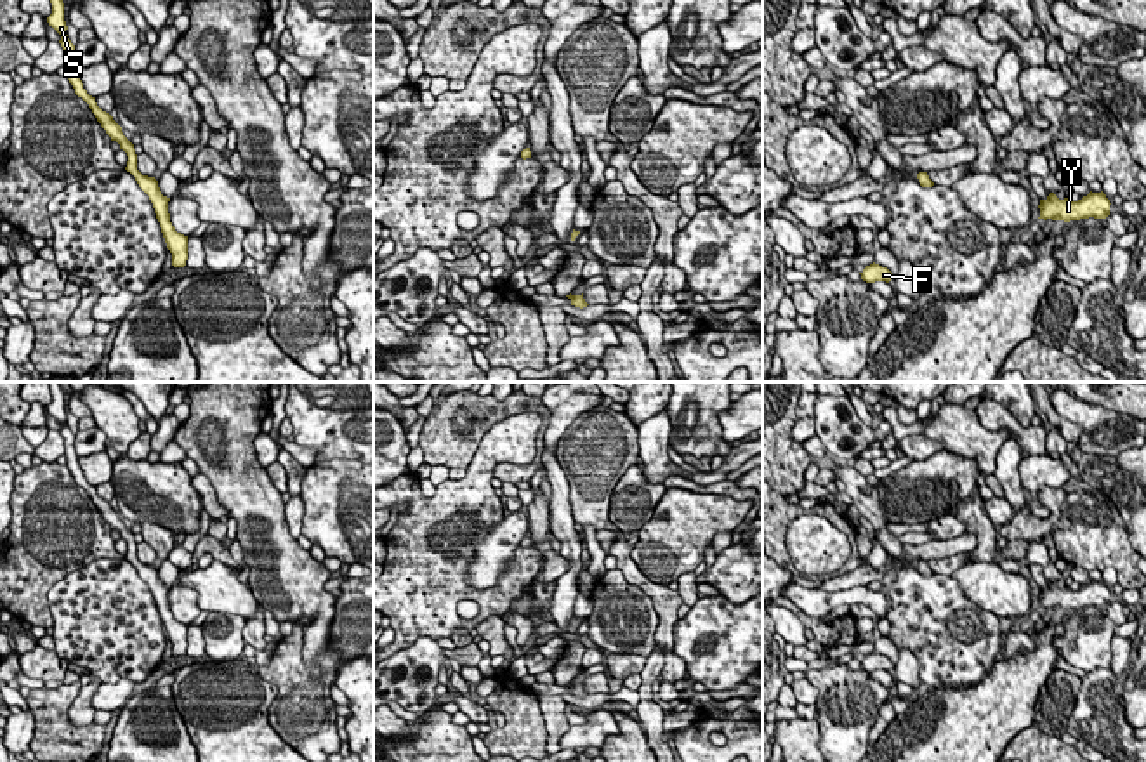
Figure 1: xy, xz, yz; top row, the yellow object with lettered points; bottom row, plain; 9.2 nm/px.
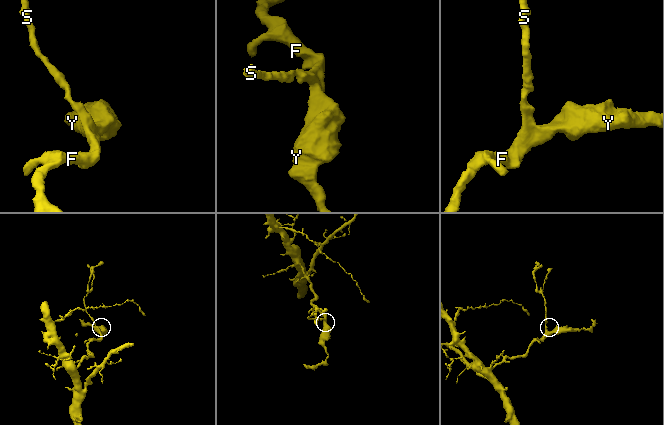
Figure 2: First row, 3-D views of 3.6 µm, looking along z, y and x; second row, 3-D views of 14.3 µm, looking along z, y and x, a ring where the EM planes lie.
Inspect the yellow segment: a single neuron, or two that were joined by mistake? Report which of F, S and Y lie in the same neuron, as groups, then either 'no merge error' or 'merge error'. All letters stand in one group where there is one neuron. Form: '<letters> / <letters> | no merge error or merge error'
F Y / S | merge error

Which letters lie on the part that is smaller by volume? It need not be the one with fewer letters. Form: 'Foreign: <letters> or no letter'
Foreign: S

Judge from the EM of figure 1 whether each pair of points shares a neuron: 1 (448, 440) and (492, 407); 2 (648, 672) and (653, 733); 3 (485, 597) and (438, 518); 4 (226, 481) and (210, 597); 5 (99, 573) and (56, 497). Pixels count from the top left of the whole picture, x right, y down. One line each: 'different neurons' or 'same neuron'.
1: same neuron
2: same neuron
3: same neuron
4: different neurons
5: different neurons

